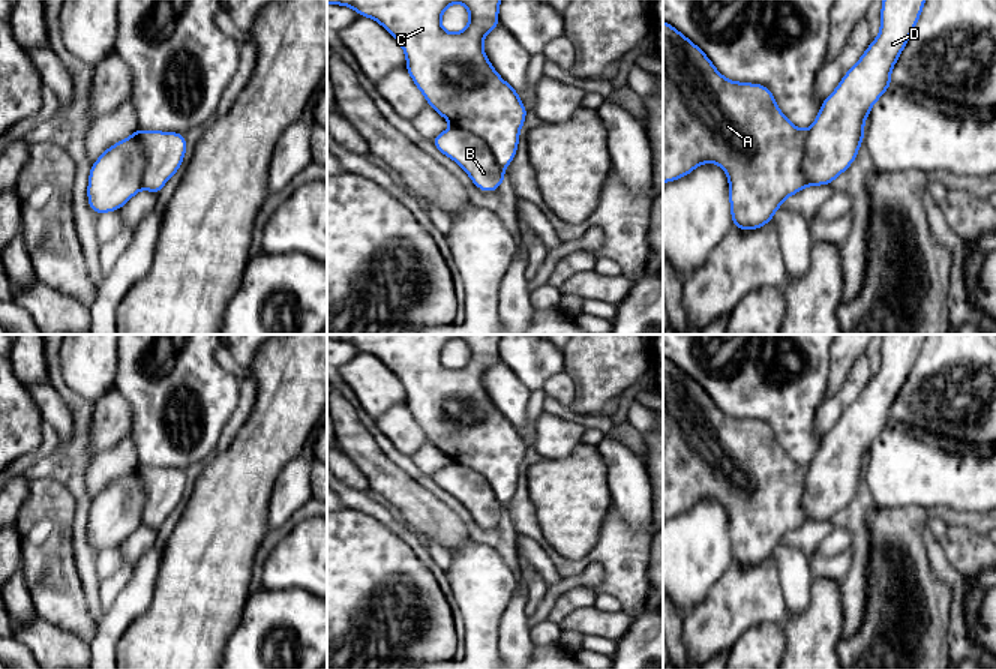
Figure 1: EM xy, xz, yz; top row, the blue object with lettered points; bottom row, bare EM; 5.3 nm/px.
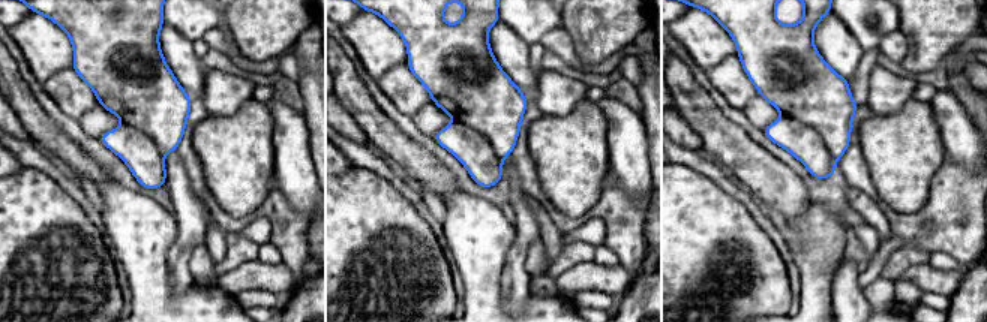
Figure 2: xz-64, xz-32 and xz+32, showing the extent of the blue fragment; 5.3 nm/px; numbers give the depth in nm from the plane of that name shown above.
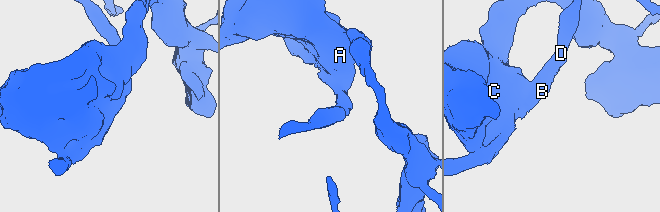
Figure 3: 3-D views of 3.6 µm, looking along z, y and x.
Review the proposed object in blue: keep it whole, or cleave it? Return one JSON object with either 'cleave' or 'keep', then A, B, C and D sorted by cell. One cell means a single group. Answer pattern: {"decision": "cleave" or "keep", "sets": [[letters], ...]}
{"decision": "keep", "sets": [["A", "B", "C", "D"]]}

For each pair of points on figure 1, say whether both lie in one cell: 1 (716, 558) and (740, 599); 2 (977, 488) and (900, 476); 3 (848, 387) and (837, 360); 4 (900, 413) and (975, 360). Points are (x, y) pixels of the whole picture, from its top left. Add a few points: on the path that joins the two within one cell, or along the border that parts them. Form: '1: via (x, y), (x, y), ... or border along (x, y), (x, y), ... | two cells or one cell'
1: border along (732, 563), (704, 600) | two cells
2: via (957, 480), (920, 476) | one cell
3: border along (864, 353), (855, 360), (843, 384), (827, 399) | two cells
4: via (918, 404), (923, 399), (935, 398), (957, 378) | one cell

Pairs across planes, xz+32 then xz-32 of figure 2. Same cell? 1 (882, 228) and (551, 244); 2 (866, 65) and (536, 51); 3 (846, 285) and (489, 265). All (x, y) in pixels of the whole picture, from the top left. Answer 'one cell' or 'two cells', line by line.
1: one cell
2: one cell
3: two cells

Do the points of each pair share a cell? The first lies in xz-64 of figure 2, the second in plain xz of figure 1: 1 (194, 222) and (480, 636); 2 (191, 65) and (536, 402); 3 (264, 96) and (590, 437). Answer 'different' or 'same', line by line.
1: different
2: different
3: same

